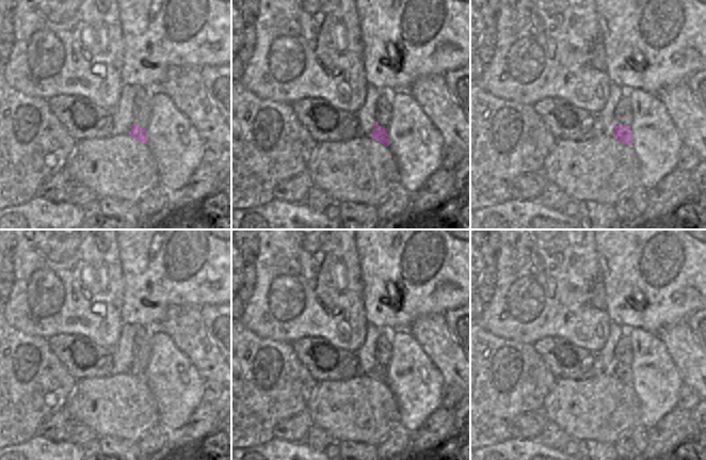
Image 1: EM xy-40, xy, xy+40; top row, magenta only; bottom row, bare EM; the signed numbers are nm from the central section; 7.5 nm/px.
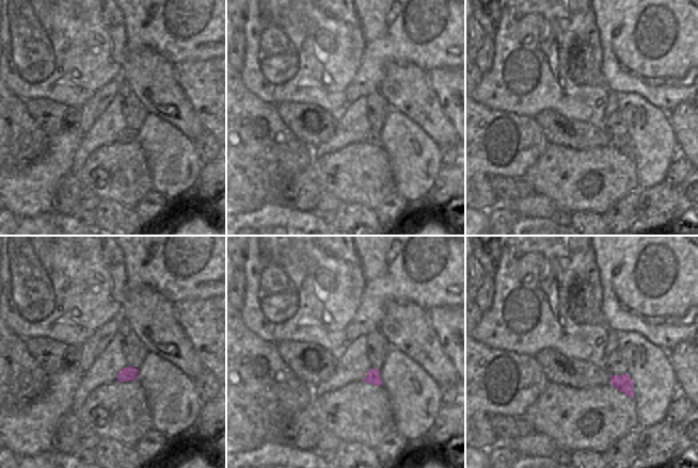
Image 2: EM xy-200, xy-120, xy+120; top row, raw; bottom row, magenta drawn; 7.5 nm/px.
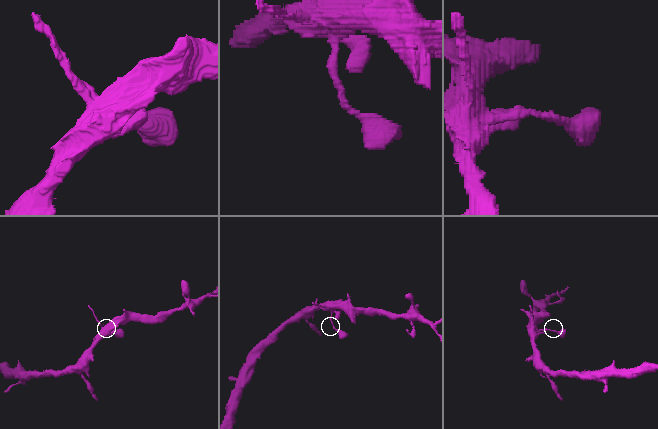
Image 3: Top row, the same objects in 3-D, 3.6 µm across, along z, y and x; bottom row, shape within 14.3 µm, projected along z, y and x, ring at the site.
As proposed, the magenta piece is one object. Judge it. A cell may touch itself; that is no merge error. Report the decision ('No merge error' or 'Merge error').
No merge error

